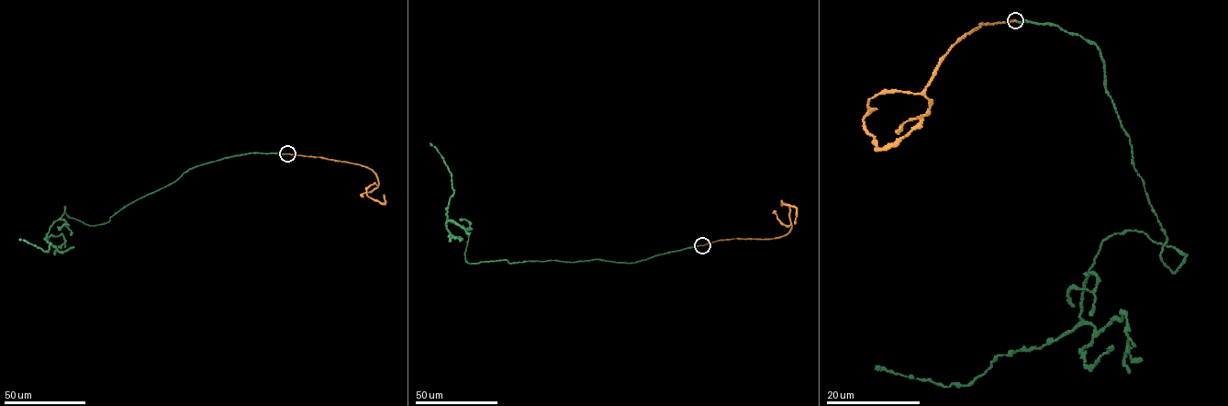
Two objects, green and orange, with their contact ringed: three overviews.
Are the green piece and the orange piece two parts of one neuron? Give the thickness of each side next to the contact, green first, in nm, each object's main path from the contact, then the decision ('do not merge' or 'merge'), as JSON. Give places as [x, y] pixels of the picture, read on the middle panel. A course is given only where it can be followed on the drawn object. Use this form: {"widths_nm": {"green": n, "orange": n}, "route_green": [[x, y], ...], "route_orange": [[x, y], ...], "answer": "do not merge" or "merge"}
{"widths_nm": {"green": 100, "orange": 200}, "route_green": [[702, 245], [633, 263], [469, 264], [464, 258], [468, 233], [448, 220], [453, 191], [451, 173], [429, 143]], "route_orange": [[702, 245], [719, 240], [770, 239], [785, 235], [791, 223], [789, 207], [781, 200], [796, 208], [795, 223]], "answer": "merge"}

